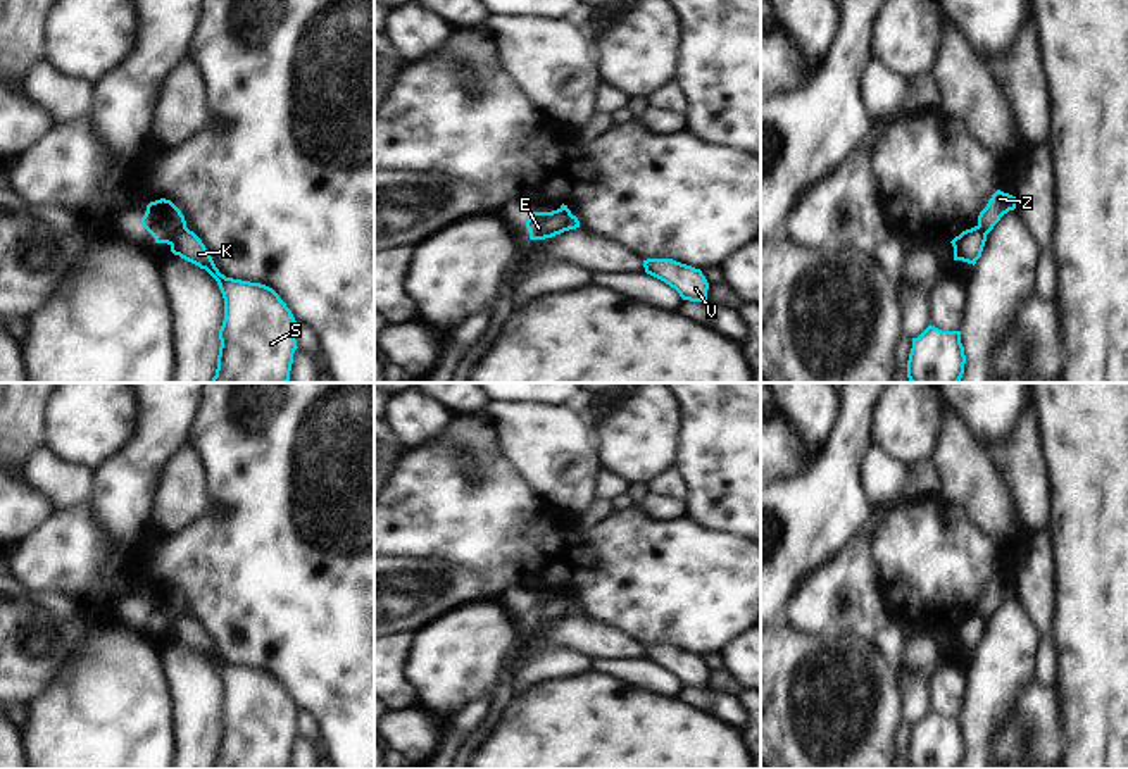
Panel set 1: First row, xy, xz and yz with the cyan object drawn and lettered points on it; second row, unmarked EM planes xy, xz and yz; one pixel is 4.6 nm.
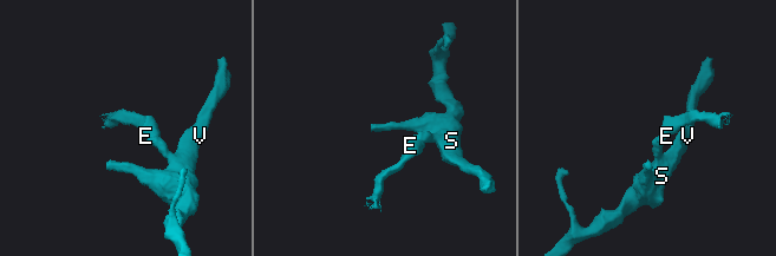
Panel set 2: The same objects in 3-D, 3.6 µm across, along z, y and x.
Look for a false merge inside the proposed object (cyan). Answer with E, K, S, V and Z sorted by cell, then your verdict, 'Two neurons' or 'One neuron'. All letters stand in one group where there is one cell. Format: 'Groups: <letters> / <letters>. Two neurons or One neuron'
Groups: E Z / K S V. Two neurons

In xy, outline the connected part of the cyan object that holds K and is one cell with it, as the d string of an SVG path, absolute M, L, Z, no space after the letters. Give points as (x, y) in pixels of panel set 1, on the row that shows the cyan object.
M181 228L172 236L155 238L155 243L167 243L174 255L205 269L222 293L221 347L216 376L210 383L288 383L293 353L298 348L295 340L297 321L279 295L266 284L221 274L202 240L190 229Z

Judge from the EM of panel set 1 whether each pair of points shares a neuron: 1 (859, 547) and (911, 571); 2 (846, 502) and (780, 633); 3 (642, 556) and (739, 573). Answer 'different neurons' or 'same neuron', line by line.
1: different neurons
2: different neurons
3: same neuron

